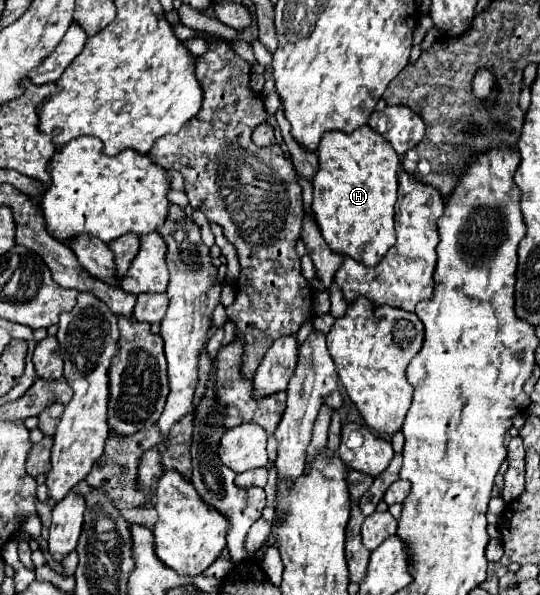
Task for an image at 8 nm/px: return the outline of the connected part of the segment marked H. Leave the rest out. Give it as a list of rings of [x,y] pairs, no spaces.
[[[370,127],[352,133],[328,131],[318,147],[320,169],[314,185],[314,219],[328,247],[338,255],[348,255],[364,265],[376,265],[396,243],[394,203],[398,189],[400,159],[382,135]]]

